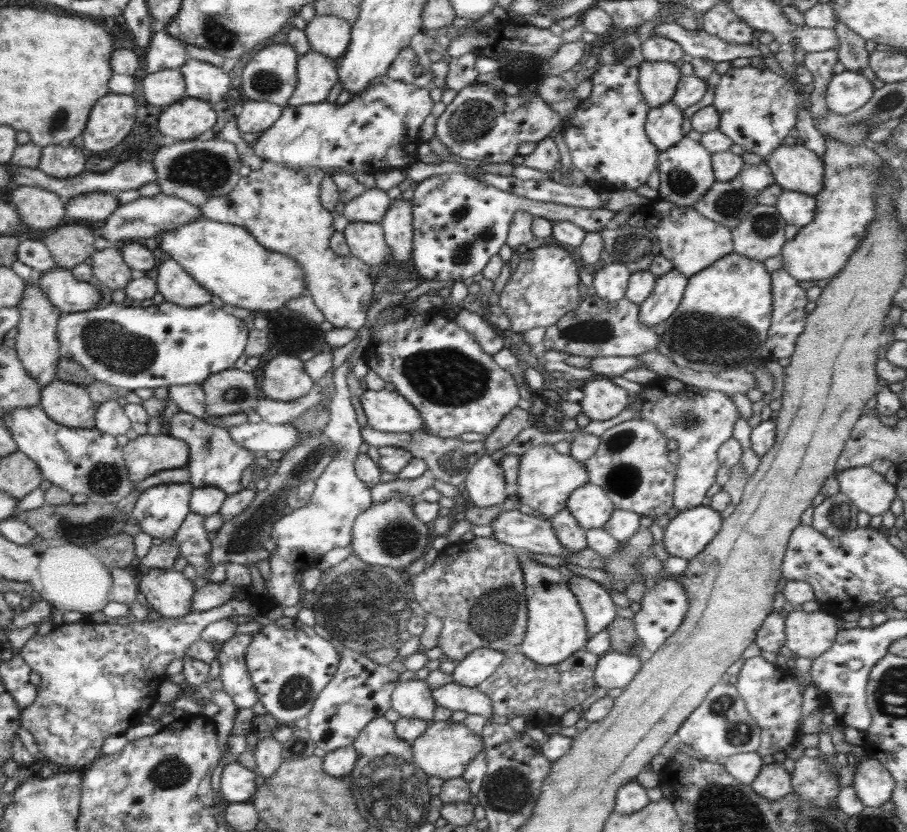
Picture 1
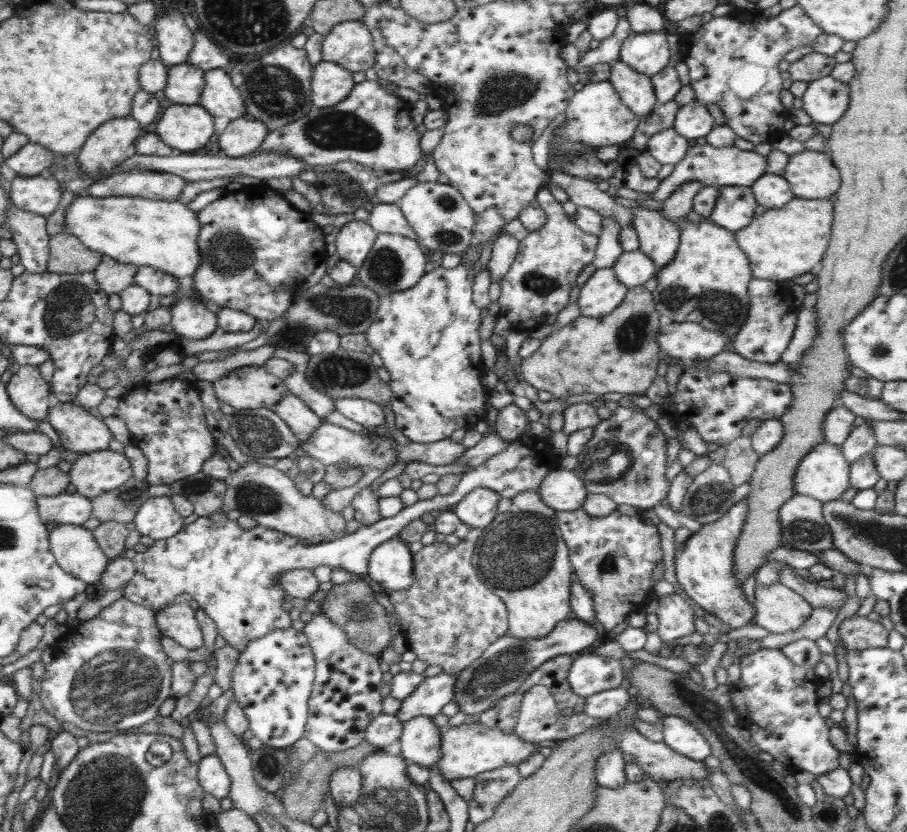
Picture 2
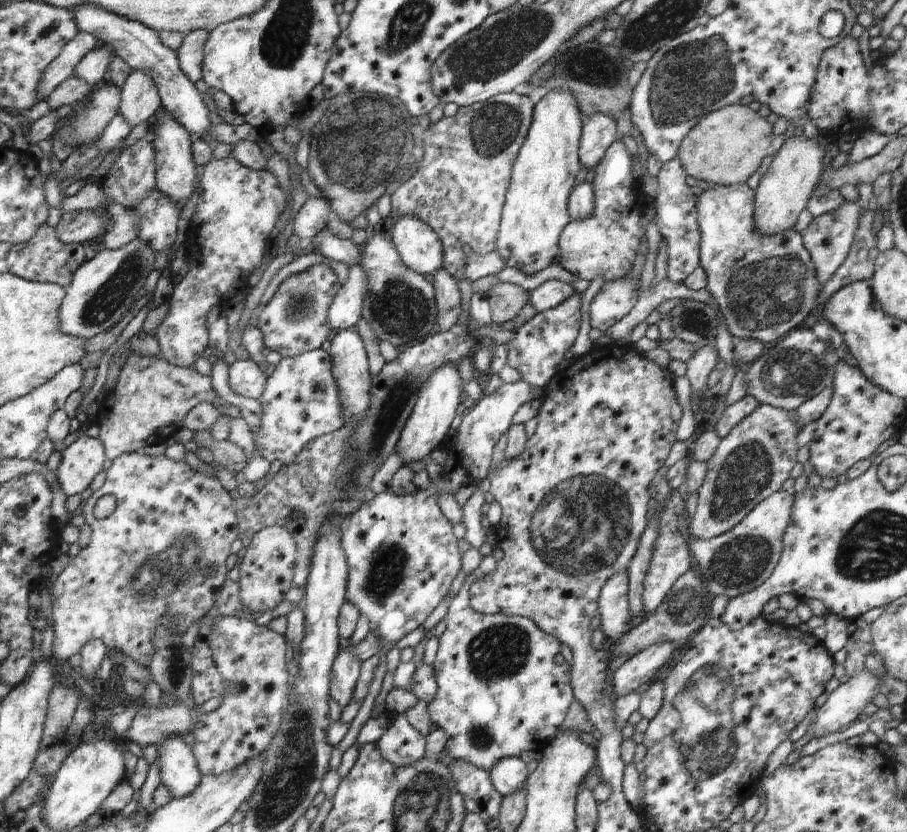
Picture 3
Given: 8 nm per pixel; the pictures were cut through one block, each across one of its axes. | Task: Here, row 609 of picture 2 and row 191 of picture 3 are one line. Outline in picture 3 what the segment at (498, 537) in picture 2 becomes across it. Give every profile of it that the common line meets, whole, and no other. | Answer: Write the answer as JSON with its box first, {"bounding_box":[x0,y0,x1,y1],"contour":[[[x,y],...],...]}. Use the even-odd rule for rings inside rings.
{"bounding_box":[496,90,584,276],"contour":[[[550,90],[535,105],[532,122],[511,172],[502,220],[496,236],[496,252],[507,266],[532,276],[555,262],[558,240],[570,221],[568,197],[581,164],[580,136],[584,117],[570,90]]]}

